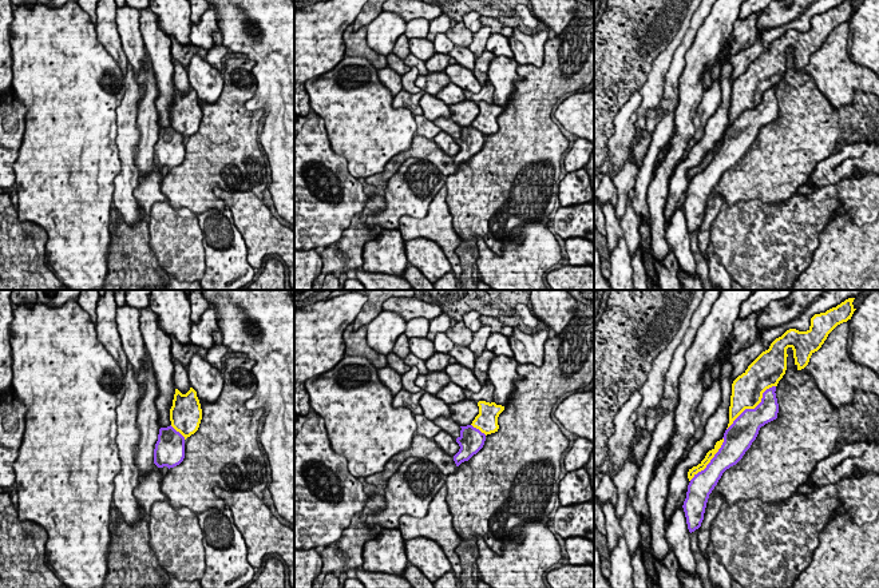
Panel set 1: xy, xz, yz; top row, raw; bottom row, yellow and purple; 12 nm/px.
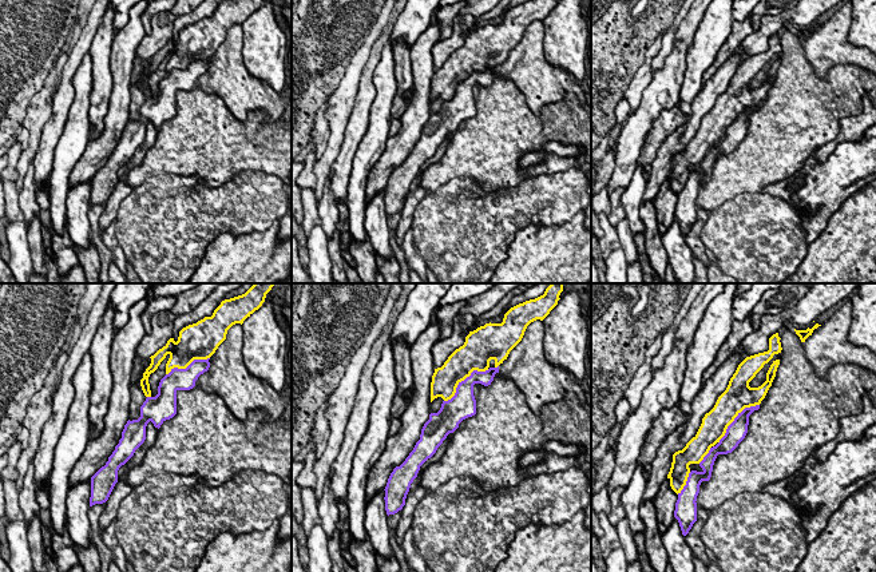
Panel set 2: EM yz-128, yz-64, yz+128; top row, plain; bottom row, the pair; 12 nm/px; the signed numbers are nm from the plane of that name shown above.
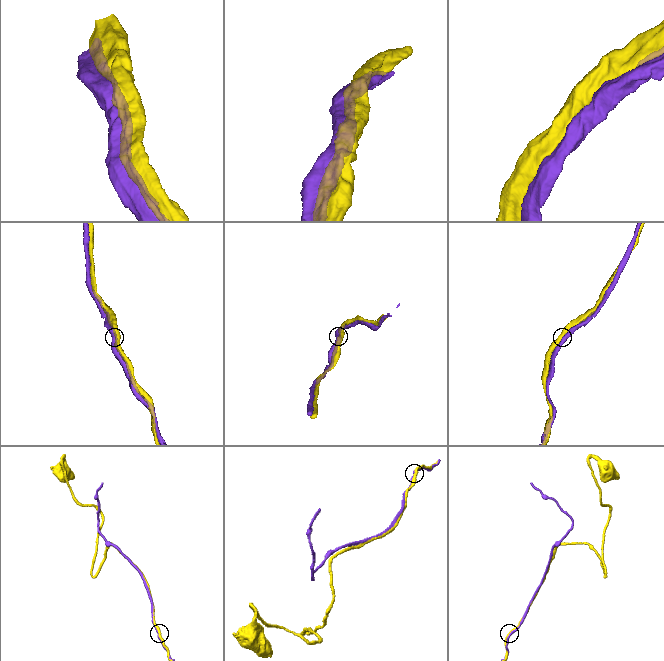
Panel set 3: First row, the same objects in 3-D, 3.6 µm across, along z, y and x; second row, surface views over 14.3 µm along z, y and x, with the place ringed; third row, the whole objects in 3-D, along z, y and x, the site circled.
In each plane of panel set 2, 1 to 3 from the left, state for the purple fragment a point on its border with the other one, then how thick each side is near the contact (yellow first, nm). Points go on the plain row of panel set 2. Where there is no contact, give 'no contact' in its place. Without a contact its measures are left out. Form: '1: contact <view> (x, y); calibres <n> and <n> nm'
1: contact yz-128 (187, 66); calibres 360 and 260 nm
2: contact yz-64 (463, 80); calibres 340 and 260 nm
3: contact yz+128 (734, 118); calibres 320 and 240 nm

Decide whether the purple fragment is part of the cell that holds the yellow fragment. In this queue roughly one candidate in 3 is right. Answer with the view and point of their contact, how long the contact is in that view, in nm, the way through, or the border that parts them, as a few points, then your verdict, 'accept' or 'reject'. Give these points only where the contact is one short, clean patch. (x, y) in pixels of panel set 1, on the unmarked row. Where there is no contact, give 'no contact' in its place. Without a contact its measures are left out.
yz (752, 108) | 800 nm | reject

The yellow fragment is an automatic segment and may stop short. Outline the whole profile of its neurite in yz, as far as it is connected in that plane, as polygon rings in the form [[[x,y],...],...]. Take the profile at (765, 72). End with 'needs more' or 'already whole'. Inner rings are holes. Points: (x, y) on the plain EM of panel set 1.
[[[846,0],[825,13],[815,15],[807,32],[787,31],[733,82],[728,128],[745,110],[755,110],[761,103],[767,90],[777,87],[787,71],[787,49],[793,51],[797,71],[804,69],[828,35],[838,25],[851,20],[856,11],[852,3],[854,0]]]; already whole

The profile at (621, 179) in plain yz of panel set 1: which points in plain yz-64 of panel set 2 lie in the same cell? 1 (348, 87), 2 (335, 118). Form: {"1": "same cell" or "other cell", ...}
{"1": "same cell", "2": "same cell"}

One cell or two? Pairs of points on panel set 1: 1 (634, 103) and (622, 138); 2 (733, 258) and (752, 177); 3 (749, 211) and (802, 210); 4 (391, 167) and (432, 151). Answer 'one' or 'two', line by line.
1: one
2: two
3: one
4: one

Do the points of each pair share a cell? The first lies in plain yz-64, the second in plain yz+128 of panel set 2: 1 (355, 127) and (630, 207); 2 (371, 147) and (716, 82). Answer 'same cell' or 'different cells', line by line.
1: same cell
2: different cells

